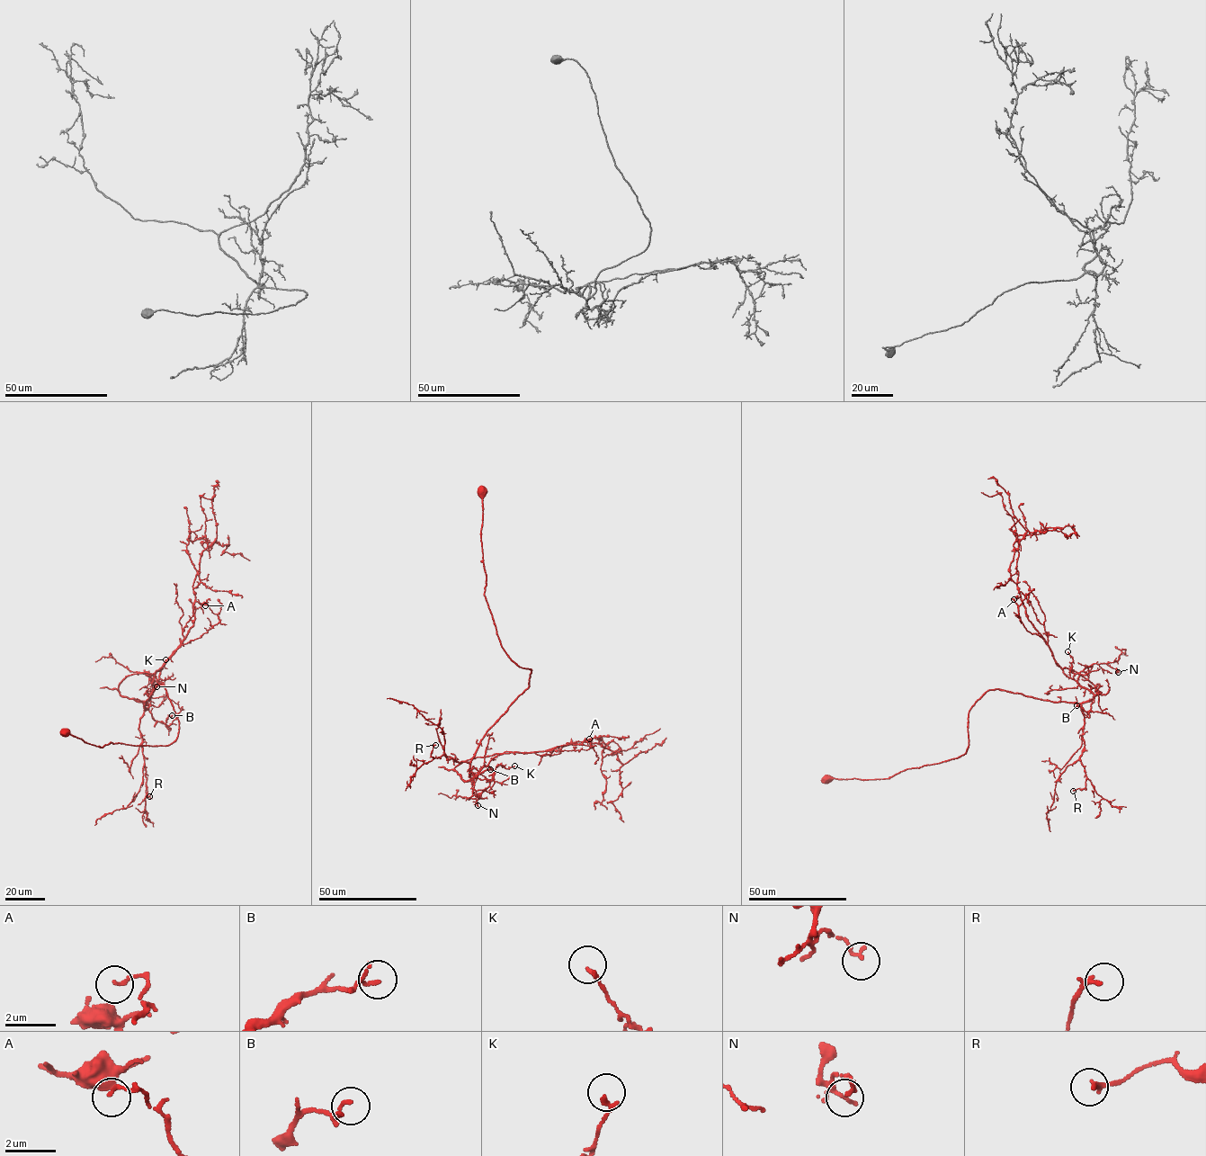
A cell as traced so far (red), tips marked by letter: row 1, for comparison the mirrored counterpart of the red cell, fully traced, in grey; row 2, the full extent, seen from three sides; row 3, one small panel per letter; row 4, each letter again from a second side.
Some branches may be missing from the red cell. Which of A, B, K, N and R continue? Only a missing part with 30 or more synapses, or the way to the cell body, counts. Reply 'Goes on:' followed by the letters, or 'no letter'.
Goes on: no letter

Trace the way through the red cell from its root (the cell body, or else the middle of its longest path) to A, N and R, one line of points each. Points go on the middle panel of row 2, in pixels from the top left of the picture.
A: (481, 490), (484, 595), (502, 648), (532, 670), (470, 775), (496, 756), (593, 747), (589, 739)
N: (481, 490), (484, 595), (502, 648), (532, 670), (471, 761), (472, 778), (484, 766), (494, 771), (477, 805)
R: (481, 490), (484, 595), (502, 648), (532, 670), (528, 687), (487, 731), (471, 760), (433, 757), (435, 745)

